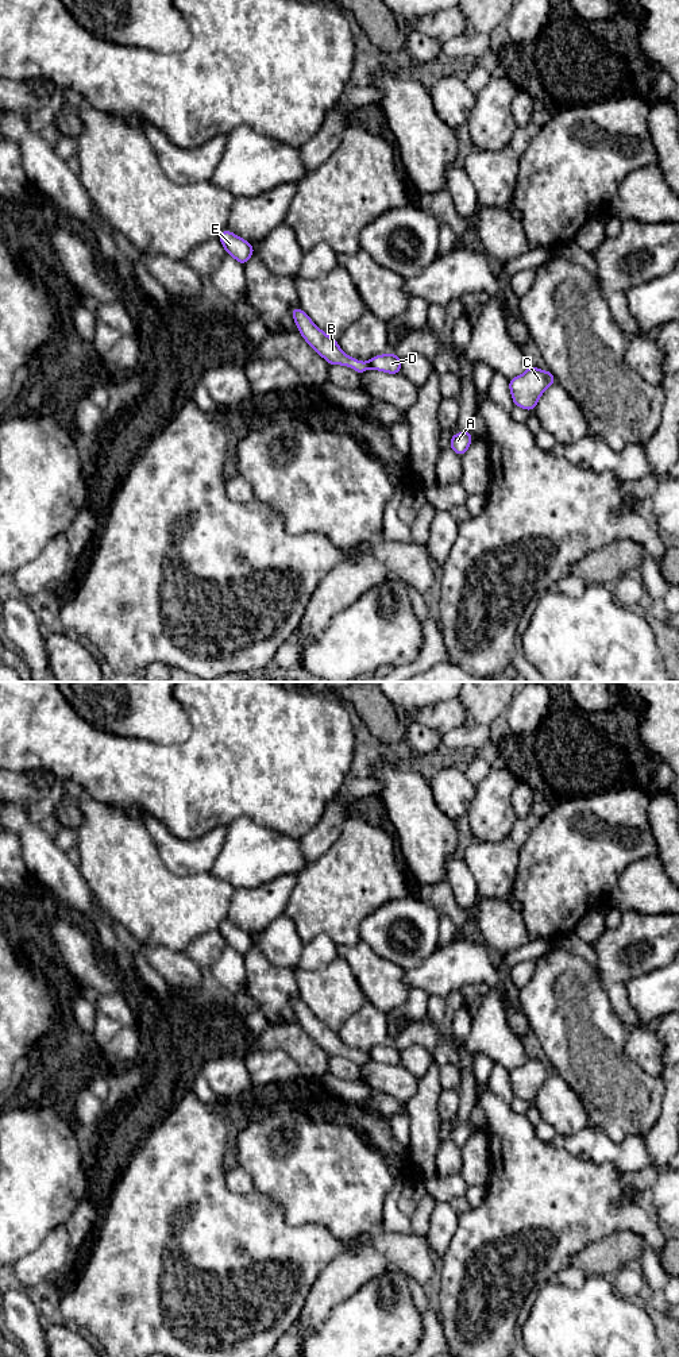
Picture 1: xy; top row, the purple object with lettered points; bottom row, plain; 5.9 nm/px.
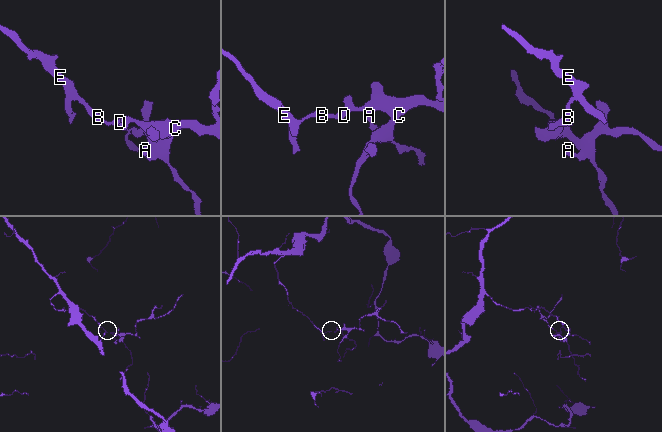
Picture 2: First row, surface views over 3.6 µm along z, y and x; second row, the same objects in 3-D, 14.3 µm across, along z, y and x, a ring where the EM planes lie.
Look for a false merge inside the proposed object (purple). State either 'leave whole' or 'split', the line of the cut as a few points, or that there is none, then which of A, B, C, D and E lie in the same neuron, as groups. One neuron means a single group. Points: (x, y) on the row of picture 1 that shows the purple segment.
split; cut in xy along (366, 363), (369, 366); A C D / B E

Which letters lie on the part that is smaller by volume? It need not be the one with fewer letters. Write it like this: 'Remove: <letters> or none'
Remove: A, C, D

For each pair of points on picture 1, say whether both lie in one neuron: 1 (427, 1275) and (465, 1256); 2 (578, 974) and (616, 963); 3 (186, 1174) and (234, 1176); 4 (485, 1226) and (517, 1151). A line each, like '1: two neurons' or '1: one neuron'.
1: two neurons
2: two neurons
3: two neurons
4: one neuron

